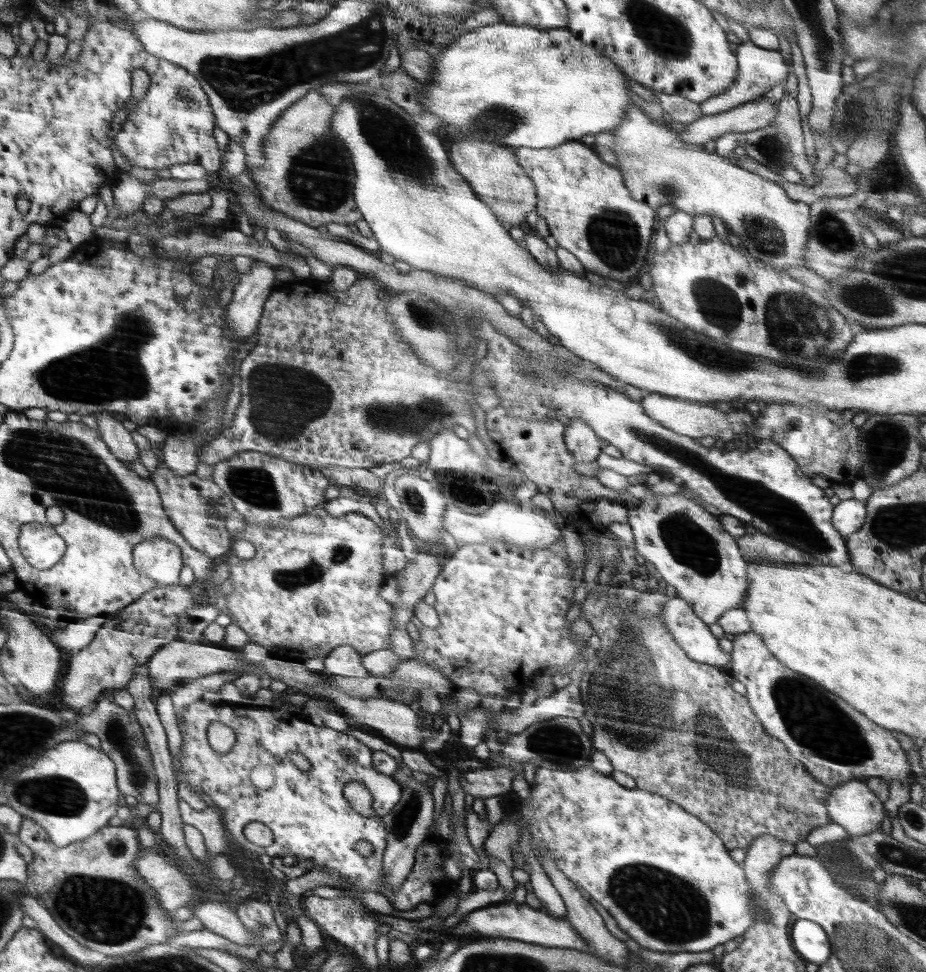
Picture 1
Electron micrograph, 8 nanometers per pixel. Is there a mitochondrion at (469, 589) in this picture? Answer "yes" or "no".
no

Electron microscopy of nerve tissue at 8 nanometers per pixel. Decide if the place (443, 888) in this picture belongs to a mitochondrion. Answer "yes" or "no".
no

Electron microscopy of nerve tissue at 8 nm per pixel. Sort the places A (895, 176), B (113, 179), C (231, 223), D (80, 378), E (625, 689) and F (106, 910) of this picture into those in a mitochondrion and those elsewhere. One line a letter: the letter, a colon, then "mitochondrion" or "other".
A: other
B: other
C: other
D: mitochondrion
E: mitochondrion
F: mitochondrion

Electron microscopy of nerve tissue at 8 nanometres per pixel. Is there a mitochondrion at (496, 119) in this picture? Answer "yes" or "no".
yes

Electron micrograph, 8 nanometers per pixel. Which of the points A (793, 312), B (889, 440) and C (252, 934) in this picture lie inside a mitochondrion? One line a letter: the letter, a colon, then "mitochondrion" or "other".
A: mitochondrion
B: mitochondrion
C: other

